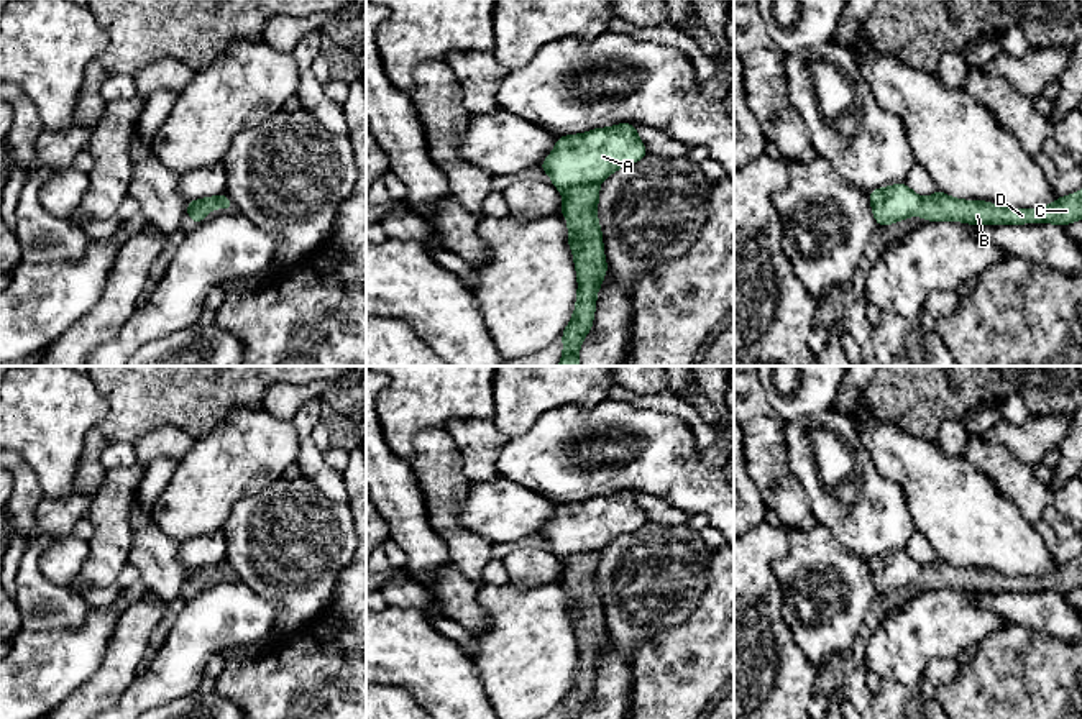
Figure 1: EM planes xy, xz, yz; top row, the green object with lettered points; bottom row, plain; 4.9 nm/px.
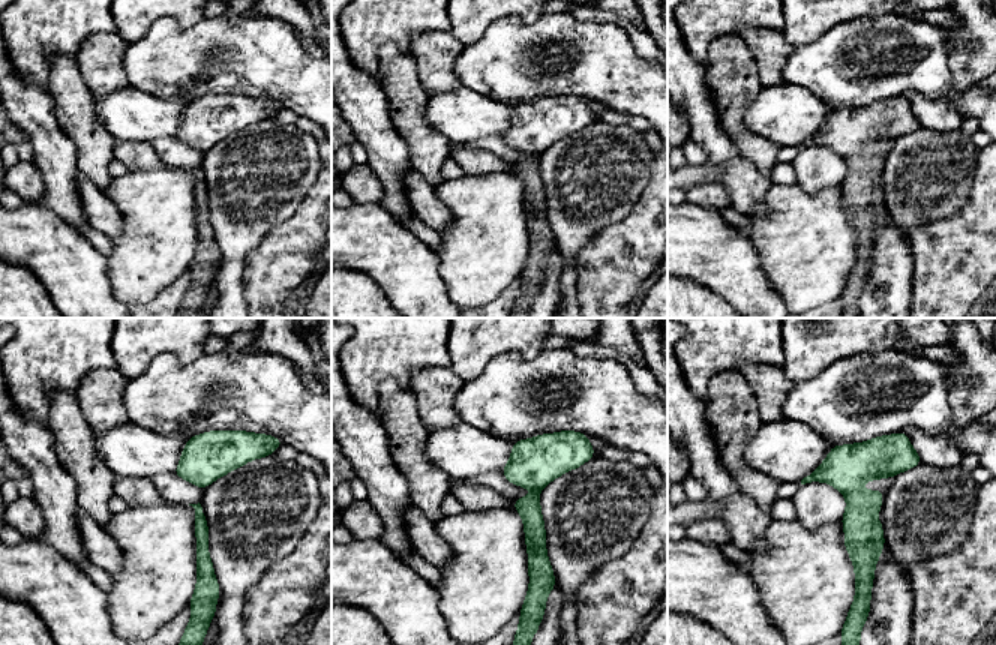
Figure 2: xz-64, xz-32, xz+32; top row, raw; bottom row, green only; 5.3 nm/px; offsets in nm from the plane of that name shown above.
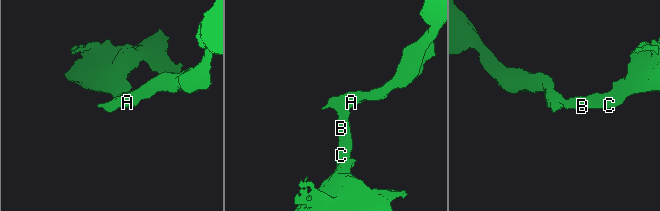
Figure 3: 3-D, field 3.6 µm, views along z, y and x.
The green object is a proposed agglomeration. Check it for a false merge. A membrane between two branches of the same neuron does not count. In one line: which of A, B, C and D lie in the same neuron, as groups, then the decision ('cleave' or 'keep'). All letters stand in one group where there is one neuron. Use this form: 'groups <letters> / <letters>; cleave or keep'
groups A B C D; keep

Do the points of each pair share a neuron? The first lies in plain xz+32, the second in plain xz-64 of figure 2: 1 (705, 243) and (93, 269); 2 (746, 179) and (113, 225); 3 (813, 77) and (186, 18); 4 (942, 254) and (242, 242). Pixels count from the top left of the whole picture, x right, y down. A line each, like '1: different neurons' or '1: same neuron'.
1: same neuron
2: same neuron
3: different neurons
4: different neurons

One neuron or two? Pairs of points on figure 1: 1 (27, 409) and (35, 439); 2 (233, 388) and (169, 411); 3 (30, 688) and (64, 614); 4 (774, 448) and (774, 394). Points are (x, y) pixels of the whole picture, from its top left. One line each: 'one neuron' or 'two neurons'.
1: one neuron
2: one neuron
3: two neurons
4: two neurons

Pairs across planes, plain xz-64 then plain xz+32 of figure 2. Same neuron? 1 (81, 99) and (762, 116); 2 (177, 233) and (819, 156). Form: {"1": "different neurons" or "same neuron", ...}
{"1": "different neurons", "2": "different neurons"}

